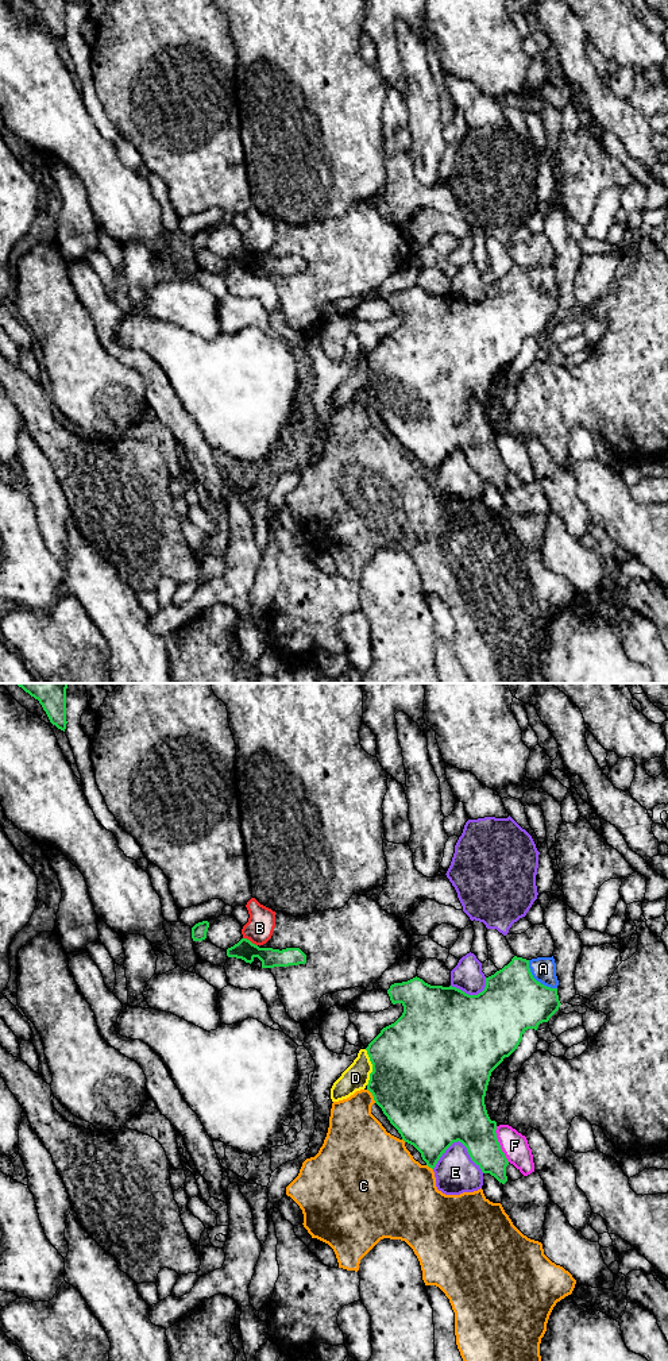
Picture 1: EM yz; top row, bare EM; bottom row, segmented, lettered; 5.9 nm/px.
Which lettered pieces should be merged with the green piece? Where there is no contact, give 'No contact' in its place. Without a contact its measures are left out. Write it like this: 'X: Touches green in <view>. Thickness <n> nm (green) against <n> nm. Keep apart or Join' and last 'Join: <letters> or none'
A: Touches green in yz. Thickness 380 nm (green) against 140 nm. Keep apart
B: Touches green in yz. Thickness 120 nm (green) against 160 nm. Keep apart
C: Touches green in yz. Thickness 500 nm (green) against 300 nm. Keep apart
D: Touches green in yz. Thickness 500 nm (green) against 160 nm. Keep apart
E: Touches green in yz. Thickness 480 nm (green) against 240 nm. Keep apart
F: Touches green in yz. Thickness 260 nm (green) against 160 nm. Keep apart
Join: none

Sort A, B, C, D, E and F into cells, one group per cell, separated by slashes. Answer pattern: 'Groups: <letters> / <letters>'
Groups: A / B / C / D / E / F

